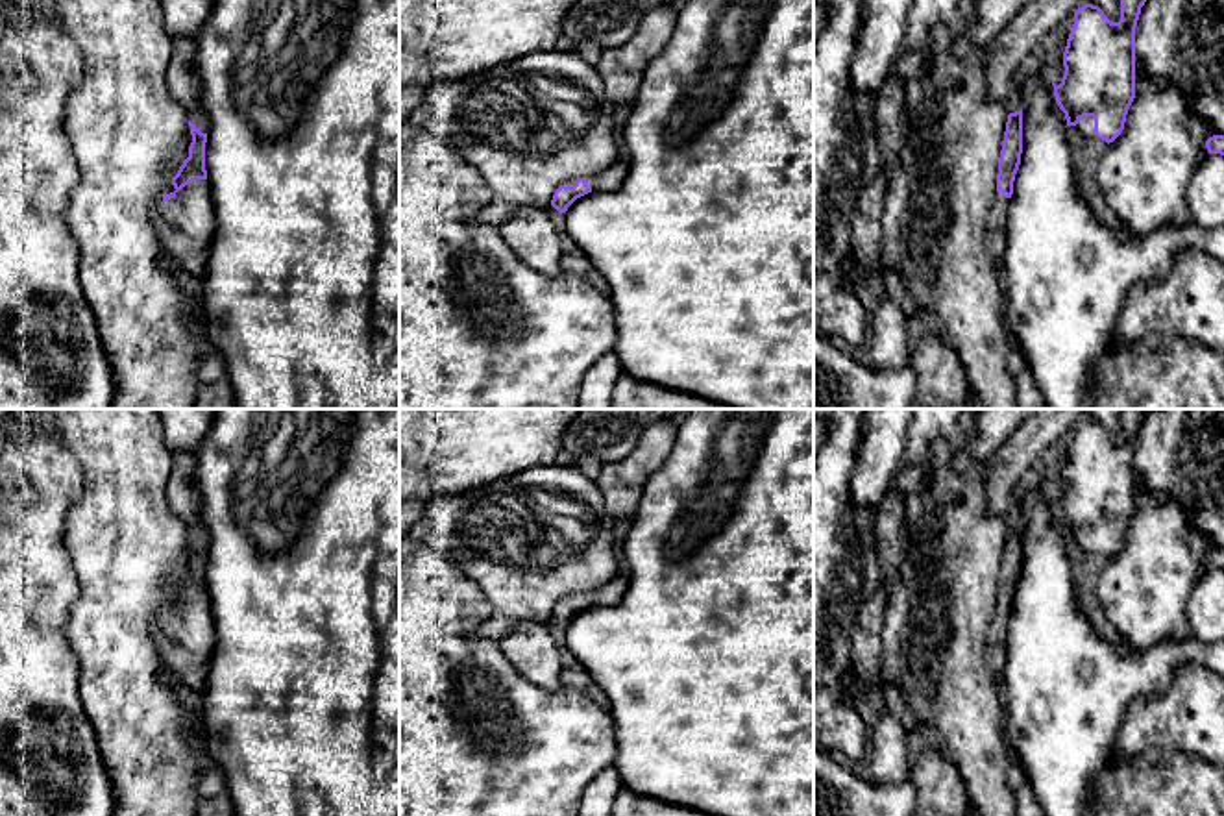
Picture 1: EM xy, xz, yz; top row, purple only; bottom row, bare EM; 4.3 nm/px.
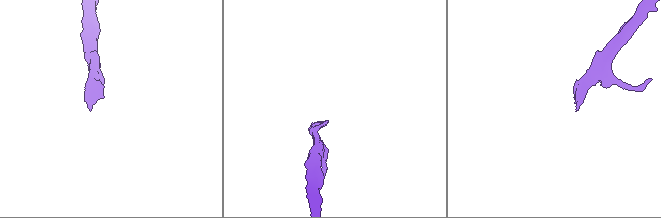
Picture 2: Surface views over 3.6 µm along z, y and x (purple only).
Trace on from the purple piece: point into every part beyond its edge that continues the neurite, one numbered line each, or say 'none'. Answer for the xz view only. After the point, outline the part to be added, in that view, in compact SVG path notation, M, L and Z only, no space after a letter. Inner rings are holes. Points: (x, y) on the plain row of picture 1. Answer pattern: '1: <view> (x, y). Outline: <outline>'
1: xz (611, 593). Outline: M616 574L606 585L590 590L588 600L592 605L610 605L618 603L629 588L629 577Z

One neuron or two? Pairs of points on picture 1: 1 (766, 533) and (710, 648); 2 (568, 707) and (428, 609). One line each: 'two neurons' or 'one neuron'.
1: one neuron
2: one neuron

